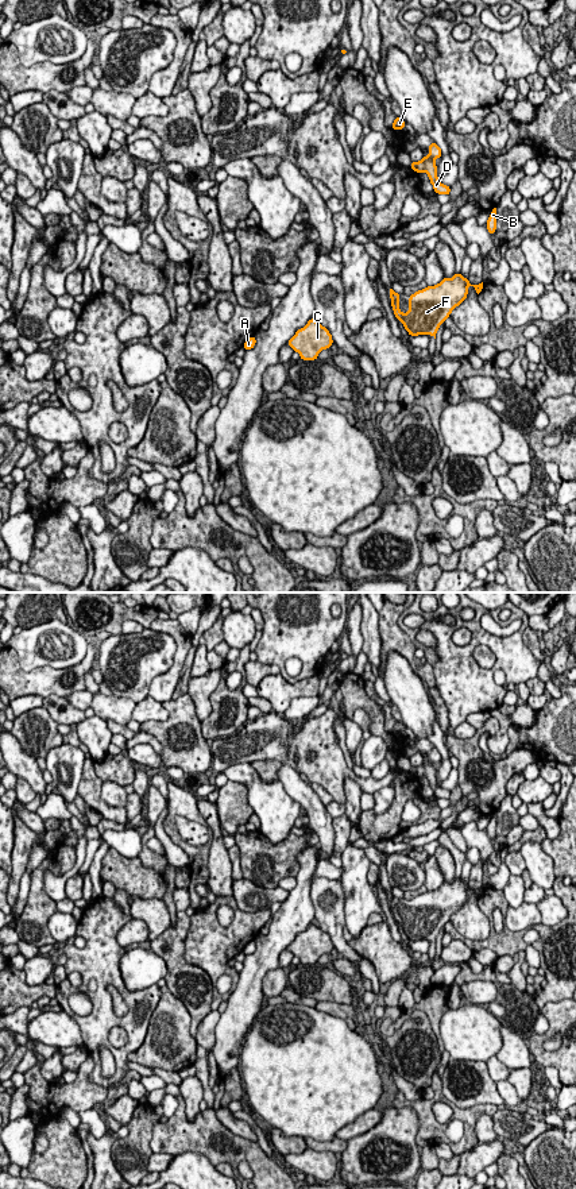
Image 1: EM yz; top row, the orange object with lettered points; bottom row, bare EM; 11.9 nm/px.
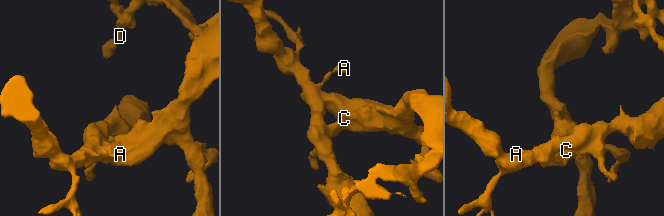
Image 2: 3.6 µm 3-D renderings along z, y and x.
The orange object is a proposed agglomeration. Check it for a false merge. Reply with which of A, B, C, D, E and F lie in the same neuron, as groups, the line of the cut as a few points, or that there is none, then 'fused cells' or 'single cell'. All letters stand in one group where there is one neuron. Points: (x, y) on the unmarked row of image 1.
A F / B C D E; cut in yz along (429, 760), (432, 764); fused cells

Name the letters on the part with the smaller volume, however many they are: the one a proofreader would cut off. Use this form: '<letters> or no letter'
A, F

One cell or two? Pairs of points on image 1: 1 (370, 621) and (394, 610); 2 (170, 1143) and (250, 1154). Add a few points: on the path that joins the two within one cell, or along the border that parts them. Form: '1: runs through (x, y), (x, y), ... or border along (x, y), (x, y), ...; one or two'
1: border along (378, 610), (379, 649); two
2: runs through (190, 1143), (204, 1143), (221, 1155), (229, 1155); one

